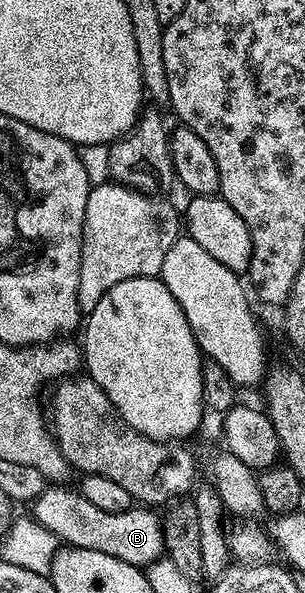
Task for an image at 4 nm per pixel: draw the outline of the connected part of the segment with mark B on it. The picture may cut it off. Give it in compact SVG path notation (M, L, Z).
M51 484L33 503L34 521L53 532L60 543L68 547L89 548L105 552L125 563L146 568L164 555L163 526L160 517L152 509L132 506L122 513L107 513L93 505L78 490L70 490L67 484Z

